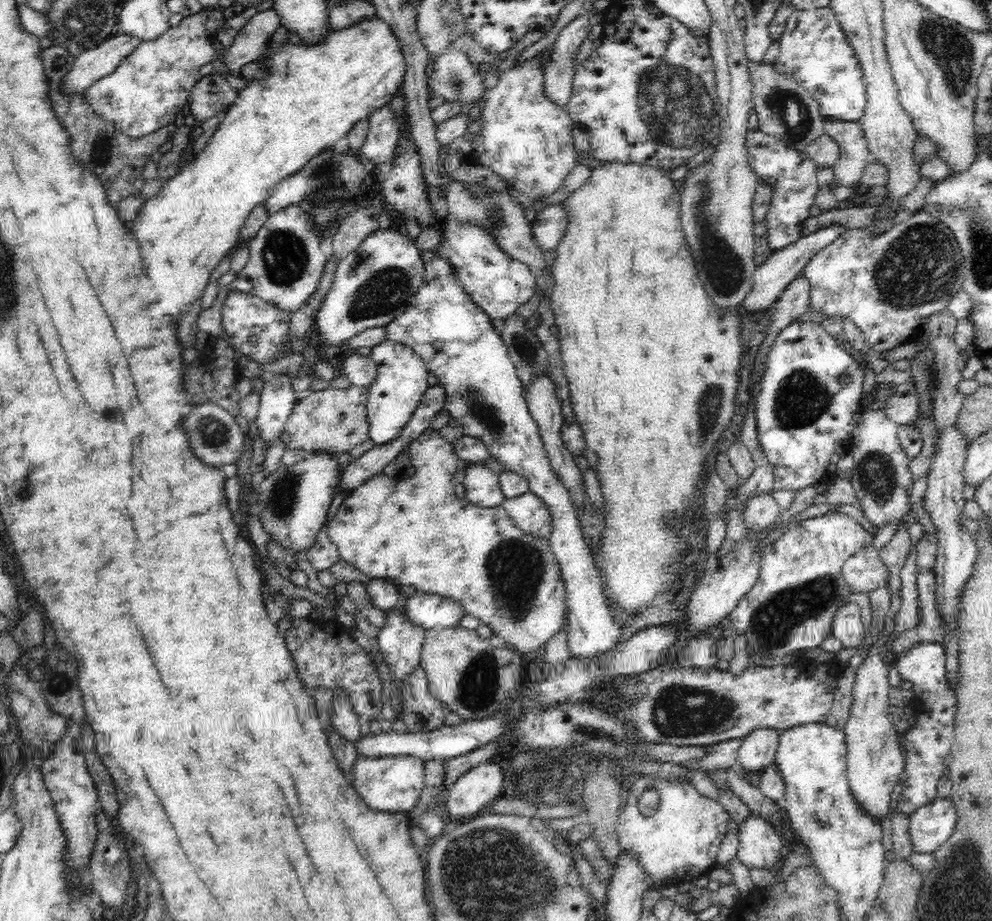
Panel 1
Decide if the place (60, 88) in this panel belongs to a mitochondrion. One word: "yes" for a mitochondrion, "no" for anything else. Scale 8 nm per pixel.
no

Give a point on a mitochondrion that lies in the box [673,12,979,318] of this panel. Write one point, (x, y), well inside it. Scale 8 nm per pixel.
(920, 267)

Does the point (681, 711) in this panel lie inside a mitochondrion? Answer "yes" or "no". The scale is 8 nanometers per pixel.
yes

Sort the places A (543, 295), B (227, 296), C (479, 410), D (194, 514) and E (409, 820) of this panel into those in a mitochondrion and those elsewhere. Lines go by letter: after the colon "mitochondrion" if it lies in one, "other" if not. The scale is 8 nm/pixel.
A: other
B: other
C: mitochondrion
D: other
E: other

